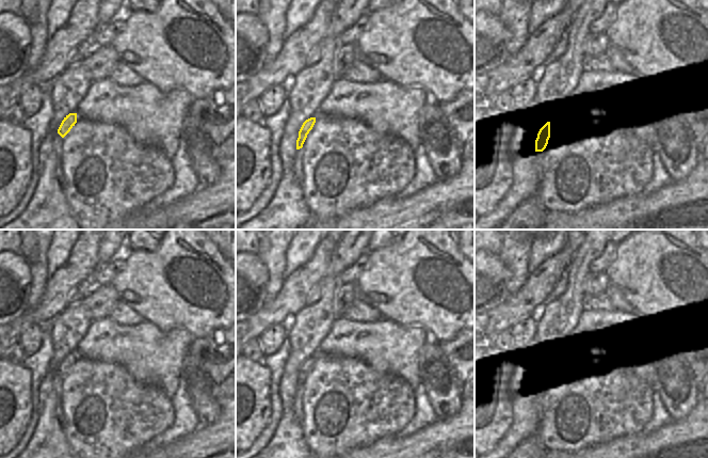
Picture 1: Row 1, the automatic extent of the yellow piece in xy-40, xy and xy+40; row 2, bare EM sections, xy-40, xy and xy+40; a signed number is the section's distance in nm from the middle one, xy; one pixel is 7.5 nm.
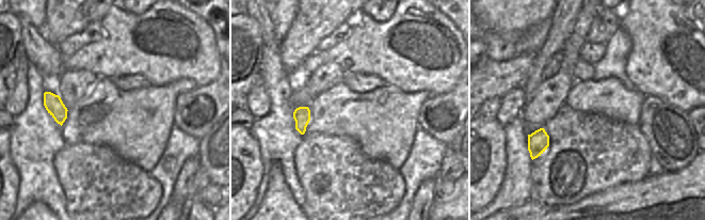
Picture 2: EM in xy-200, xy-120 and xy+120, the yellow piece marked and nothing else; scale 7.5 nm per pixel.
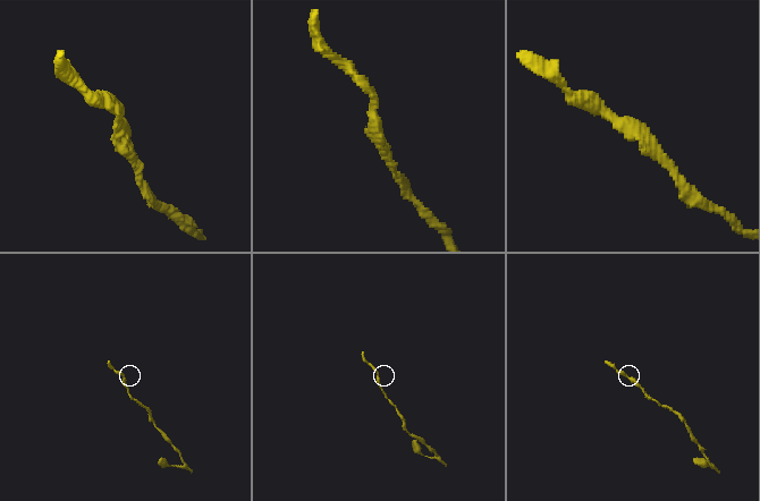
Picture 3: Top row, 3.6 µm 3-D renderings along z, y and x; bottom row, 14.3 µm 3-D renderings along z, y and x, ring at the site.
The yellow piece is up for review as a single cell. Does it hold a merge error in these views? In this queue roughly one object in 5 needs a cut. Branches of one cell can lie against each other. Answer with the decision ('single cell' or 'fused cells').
single cell

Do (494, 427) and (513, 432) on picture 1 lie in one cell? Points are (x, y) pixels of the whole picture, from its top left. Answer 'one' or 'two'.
two

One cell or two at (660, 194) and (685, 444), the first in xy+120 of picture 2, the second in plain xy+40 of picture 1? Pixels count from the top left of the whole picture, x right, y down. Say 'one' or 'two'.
one

